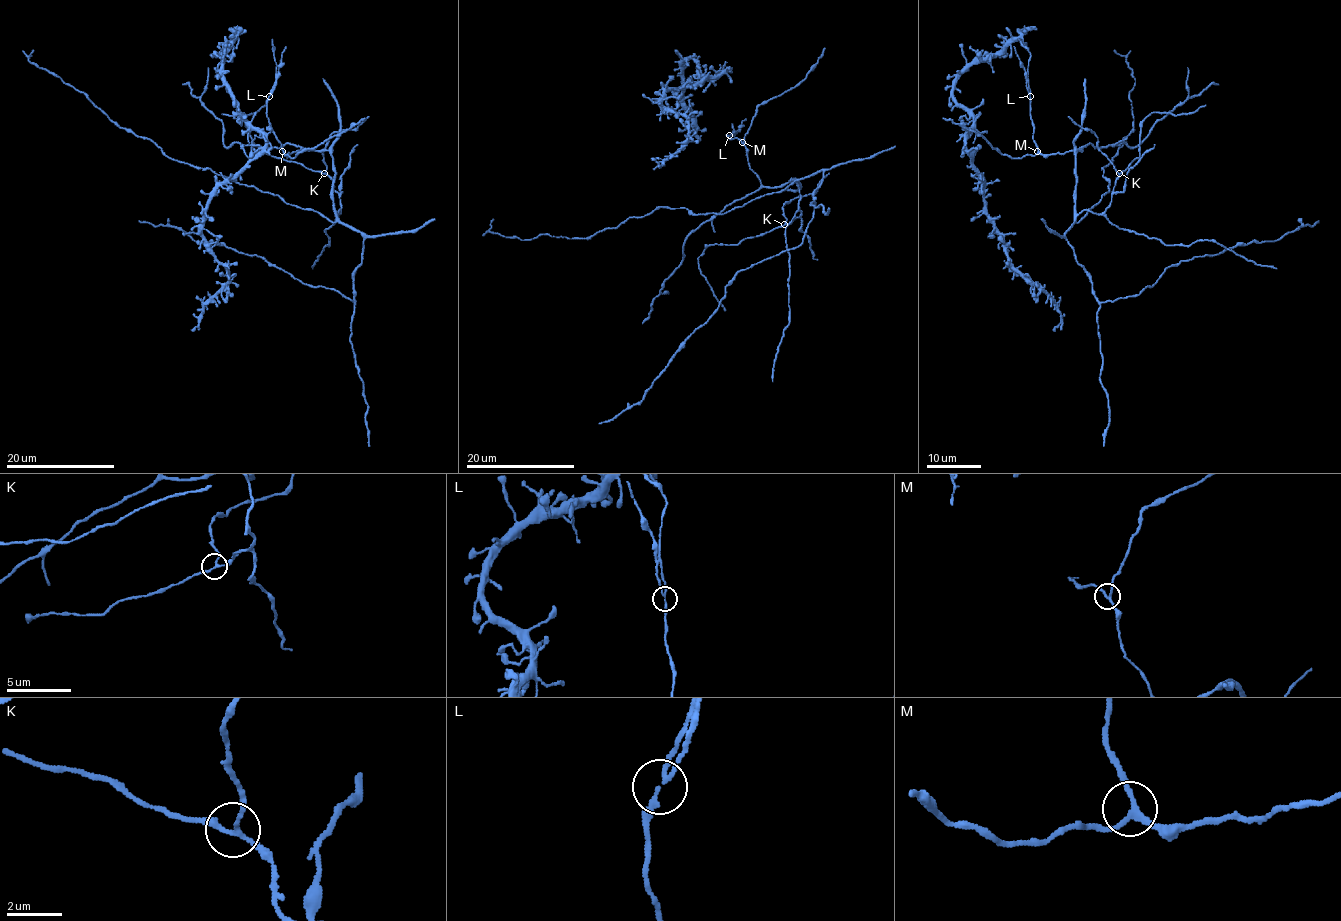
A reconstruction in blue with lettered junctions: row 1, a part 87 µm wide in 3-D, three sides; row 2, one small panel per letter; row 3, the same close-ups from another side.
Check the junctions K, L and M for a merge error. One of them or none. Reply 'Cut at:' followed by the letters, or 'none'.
Cut at: L

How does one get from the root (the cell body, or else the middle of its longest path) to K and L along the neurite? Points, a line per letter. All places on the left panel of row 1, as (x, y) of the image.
K: (286, 154), (301, 149), (330, 153), (335, 173), (332, 208), (338, 214), (339, 195), (324, 173)
L: (286, 154), (266, 115), (269, 96)

